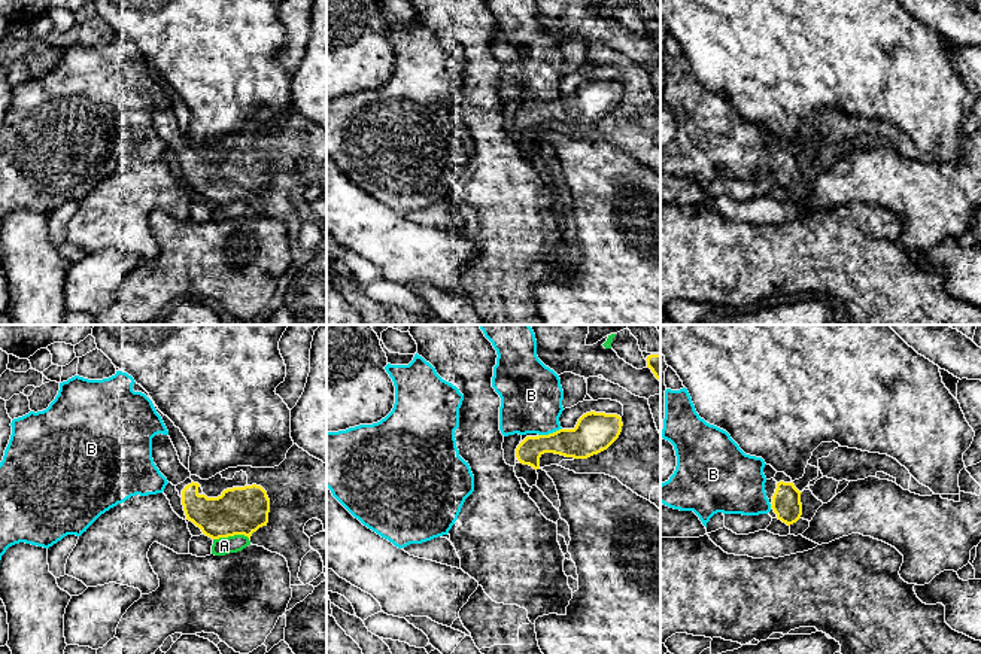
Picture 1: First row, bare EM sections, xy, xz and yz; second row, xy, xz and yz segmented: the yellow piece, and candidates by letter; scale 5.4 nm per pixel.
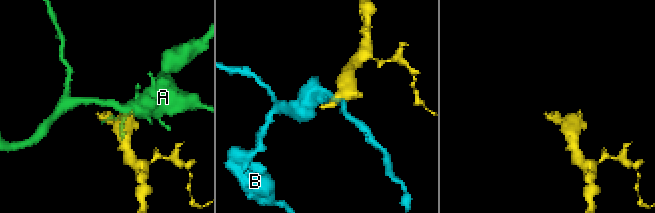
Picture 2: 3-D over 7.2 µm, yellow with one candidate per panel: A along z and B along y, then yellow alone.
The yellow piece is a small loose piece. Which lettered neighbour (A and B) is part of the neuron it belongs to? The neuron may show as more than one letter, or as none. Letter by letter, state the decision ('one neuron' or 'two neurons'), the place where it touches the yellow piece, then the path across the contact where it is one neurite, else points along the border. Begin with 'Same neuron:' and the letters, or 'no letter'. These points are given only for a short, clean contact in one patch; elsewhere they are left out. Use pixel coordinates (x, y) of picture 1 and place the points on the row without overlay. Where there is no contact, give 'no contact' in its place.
Same neuron: no letter
A: two neurons; meets yellow in xy at (231, 201)
B: two neurons; meets yellow in xz at (549, 100); border along xz (561, 94), (538, 102)

